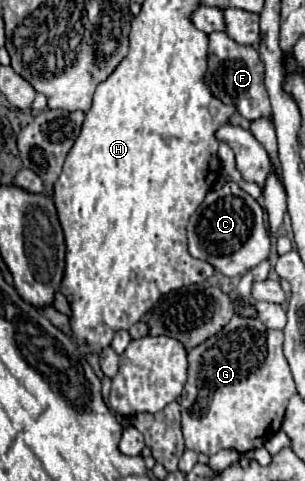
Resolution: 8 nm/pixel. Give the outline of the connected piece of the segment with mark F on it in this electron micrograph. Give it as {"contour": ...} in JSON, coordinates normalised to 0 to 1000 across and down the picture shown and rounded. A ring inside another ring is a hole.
{"contour":[[[695,67],[675,166],[689,170],[702,195],[728,204],[728,212],[767,216],[780,237],[793,237],[800,245],[826,254],[846,245],[872,245],[892,254],[892,220],[866,179],[866,129],[833,100],[774,91],[741,67]]]}

